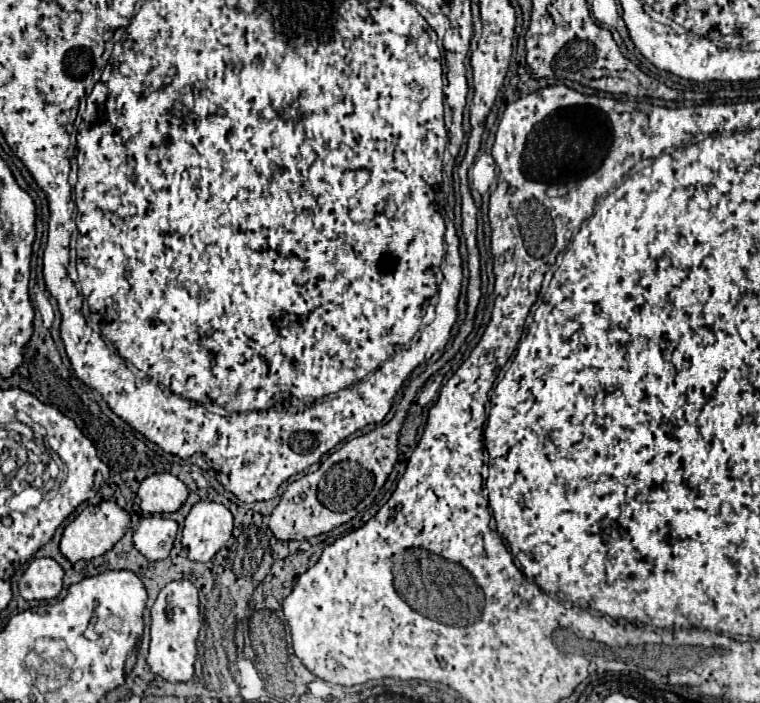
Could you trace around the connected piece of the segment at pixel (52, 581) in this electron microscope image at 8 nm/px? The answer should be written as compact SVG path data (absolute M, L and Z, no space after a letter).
M34 558L18 580L18 590L24 600L52 600L62 590L64 570L52 558Z

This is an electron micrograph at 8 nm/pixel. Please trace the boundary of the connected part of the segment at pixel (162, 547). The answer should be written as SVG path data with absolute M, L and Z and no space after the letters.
M154 514L140 520L134 530L134 548L148 560L164 560L170 556L178 524L172 518Z

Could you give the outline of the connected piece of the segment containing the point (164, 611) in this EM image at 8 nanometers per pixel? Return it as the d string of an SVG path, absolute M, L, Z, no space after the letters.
M174 580L168 582L152 610L152 626L150 626L150 654L146 658L150 670L164 680L170 682L186 682L194 674L194 660L196 660L196 638L200 632L200 610L198 610L198 590L190 580Z

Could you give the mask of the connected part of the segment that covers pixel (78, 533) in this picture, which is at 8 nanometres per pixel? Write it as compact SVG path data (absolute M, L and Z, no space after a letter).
M100 502L96 506L88 506L64 528L62 540L60 540L60 552L70 562L102 556L124 536L128 526L130 526L130 514L124 512L116 502Z

